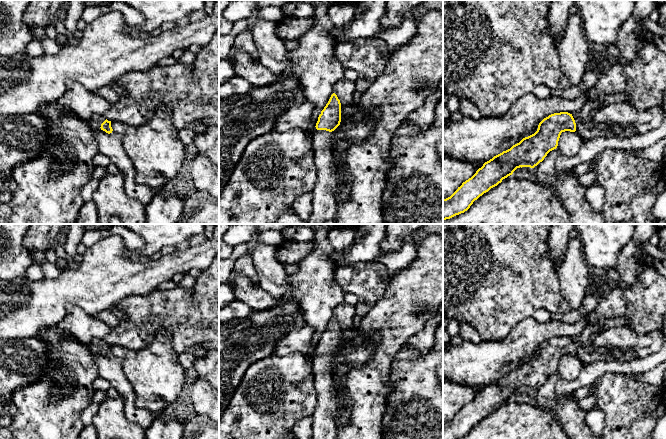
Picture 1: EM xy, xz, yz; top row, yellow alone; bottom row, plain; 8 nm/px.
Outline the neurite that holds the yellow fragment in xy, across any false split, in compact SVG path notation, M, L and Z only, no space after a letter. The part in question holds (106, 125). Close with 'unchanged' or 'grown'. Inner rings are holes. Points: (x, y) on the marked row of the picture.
M99 114L93 115L92 118L90 119L90 123L95 128L101 129L108 134L112 133L113 131L111 127L111 121L105 119L103 115Z | grown

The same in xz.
M333 93L321 111L312 135L316 181L312 190L312 211L306 224L324 224L335 219L337 201L334 197L338 181L337 167L331 149L334 131L341 122L341 103Z | grown

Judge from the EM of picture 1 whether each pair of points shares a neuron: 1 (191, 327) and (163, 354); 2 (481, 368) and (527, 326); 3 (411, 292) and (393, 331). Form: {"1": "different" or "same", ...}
{"1": "different", "2": "same", "3": "same"}

